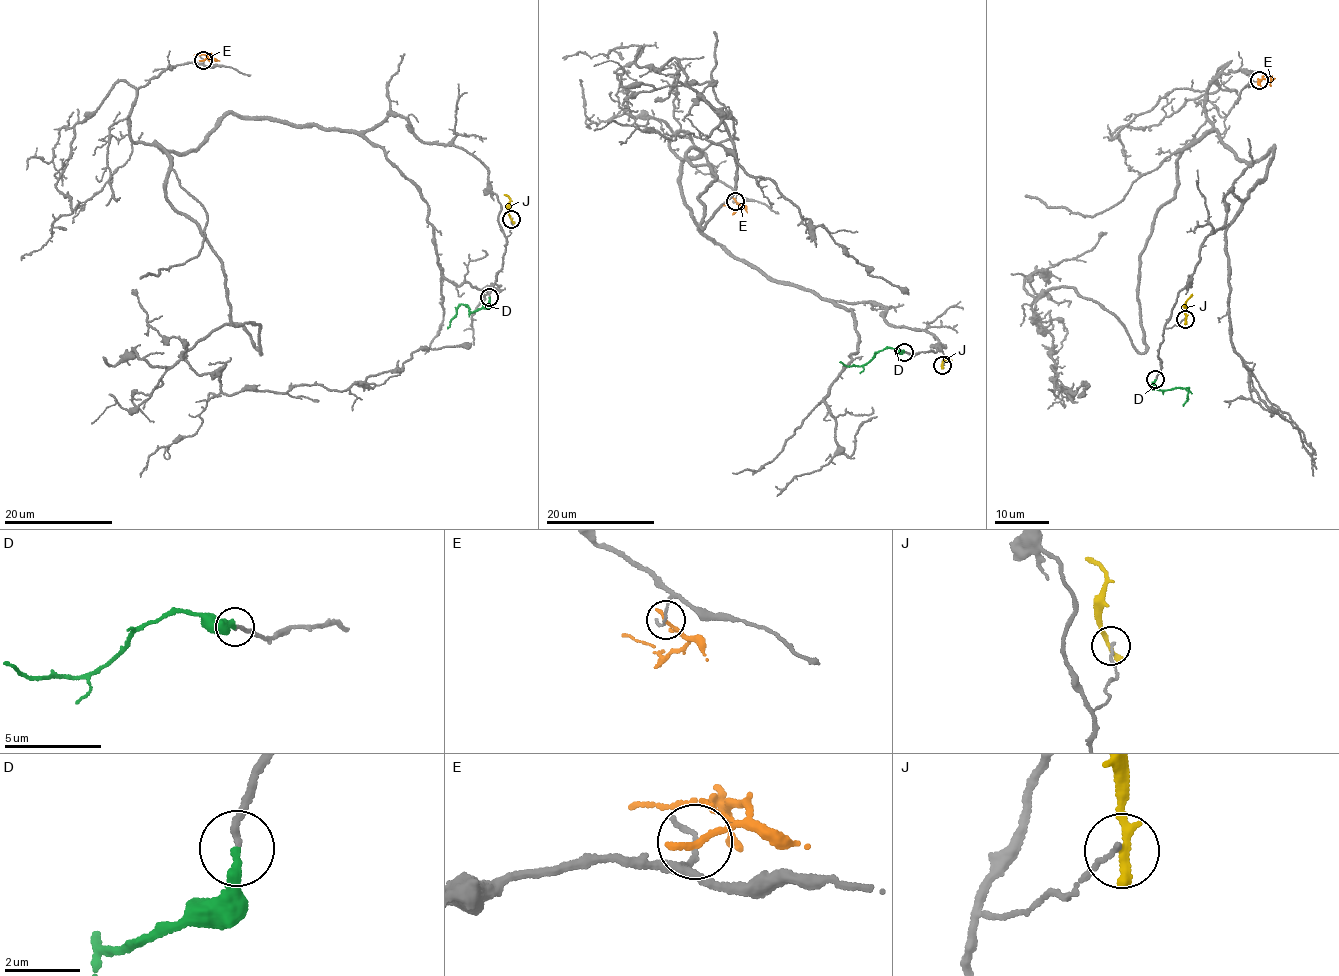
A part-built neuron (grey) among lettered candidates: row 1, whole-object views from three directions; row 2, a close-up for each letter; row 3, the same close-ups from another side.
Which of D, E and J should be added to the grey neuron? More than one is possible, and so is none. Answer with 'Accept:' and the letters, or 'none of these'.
Accept: D

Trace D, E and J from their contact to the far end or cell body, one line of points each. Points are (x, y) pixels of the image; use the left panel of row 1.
D: (489, 298), (489, 302), (472, 312), (461, 304), (447, 329)
E: (204, 60), (209, 54), (193, 54)
J: (511, 218), (508, 215), (509, 198), (505, 194)

